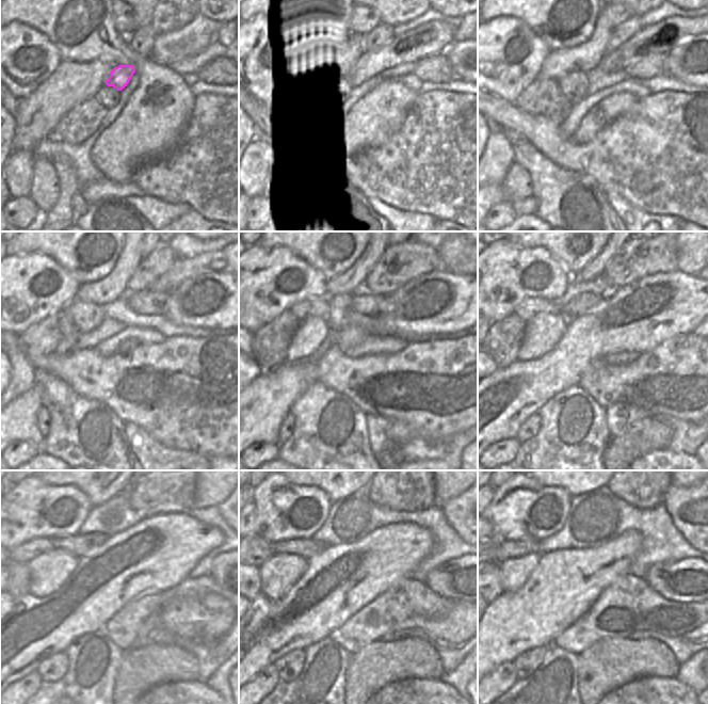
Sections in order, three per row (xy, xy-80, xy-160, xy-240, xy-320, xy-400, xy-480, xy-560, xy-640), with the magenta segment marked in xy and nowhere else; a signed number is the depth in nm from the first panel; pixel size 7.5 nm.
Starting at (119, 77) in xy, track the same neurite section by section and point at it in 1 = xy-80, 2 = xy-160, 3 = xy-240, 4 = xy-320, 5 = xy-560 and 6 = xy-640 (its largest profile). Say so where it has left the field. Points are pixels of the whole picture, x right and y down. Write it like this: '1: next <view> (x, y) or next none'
1: next xy-80 (435, 36)
2: next xy-160 (659, 38)
3: next xy-240 (216, 261)
4: next xy-320 (455, 270)
5: next none
6: next none

